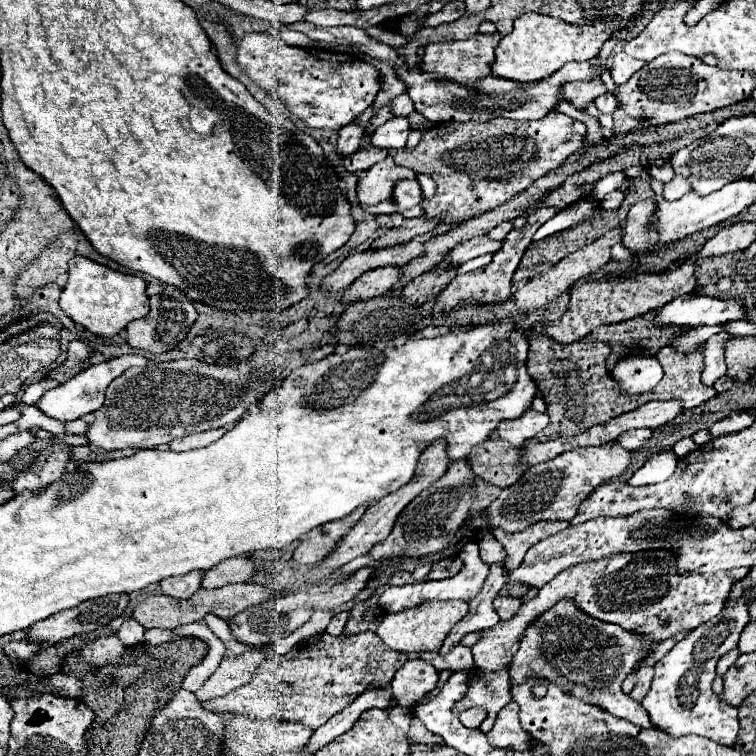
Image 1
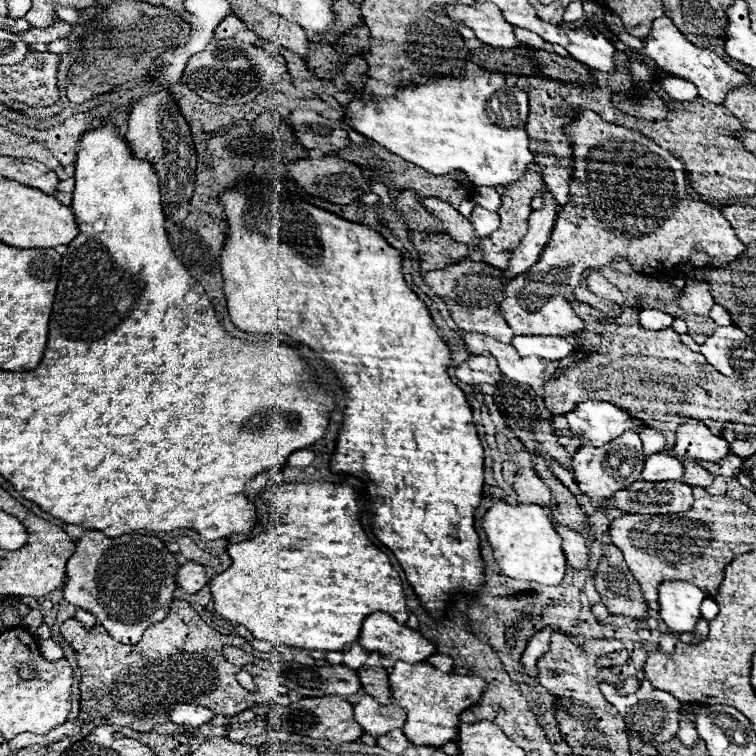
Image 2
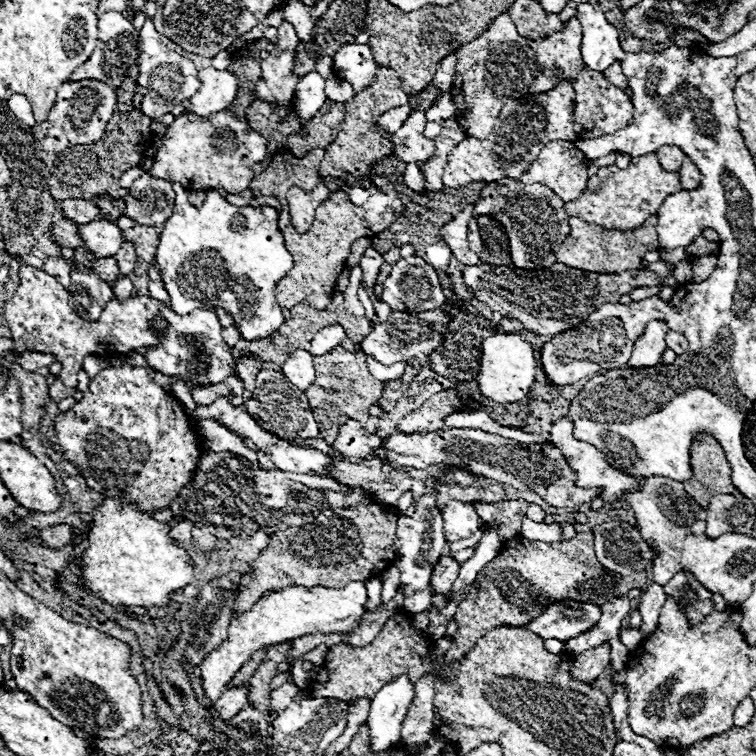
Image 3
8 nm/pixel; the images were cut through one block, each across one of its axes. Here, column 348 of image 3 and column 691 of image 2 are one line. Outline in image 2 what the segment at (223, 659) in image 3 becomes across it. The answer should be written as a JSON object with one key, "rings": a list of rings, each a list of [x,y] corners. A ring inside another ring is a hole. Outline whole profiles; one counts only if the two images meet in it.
{"rings":[[[662,582],[658,586],[658,614],[676,634],[692,632],[700,618],[700,604],[708,598],[692,582]]]}

